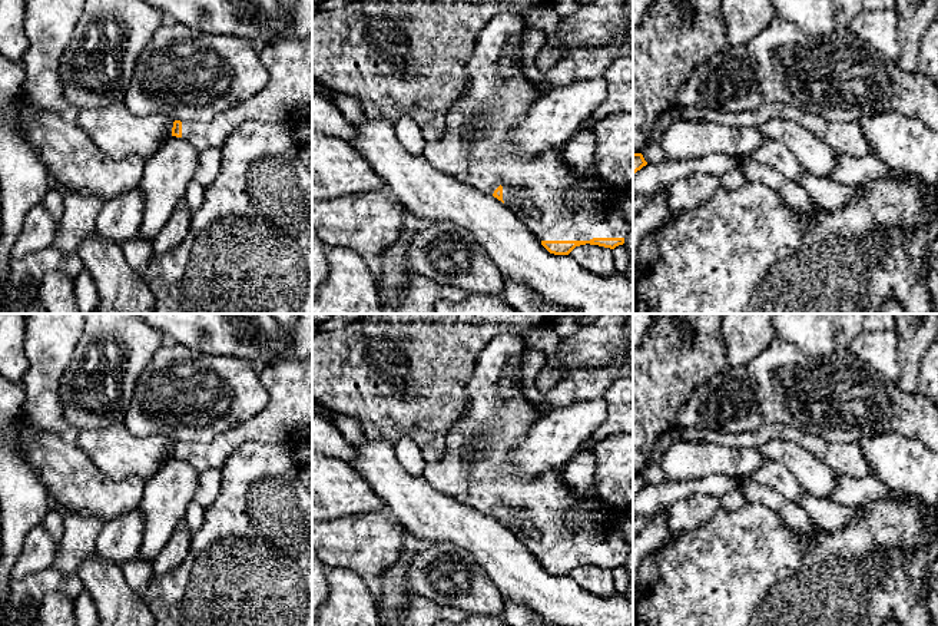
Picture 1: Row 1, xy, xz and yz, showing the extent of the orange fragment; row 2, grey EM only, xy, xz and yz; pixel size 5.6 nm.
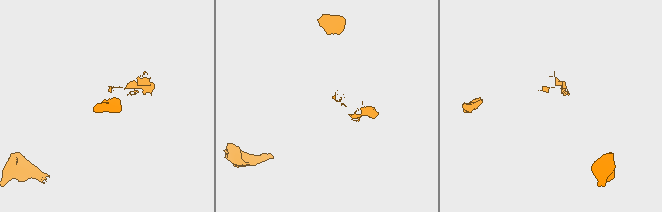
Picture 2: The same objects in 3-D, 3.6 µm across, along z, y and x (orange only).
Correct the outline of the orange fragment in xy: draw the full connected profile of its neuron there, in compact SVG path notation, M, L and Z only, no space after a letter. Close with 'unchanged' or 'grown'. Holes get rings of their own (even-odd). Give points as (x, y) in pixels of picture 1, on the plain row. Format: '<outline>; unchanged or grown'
M312 357L275 361L258 370L258 377L269 401L252 418L208 444L175 441L172 457L203 473L221 470L249 441L294 447L312 438Z; grown

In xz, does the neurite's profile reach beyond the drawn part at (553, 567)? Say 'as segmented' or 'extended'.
extended

